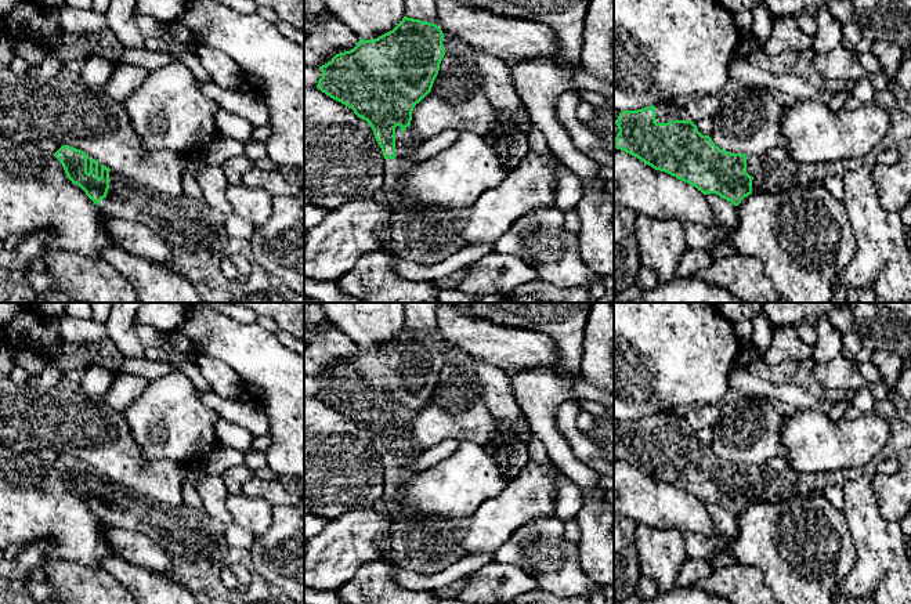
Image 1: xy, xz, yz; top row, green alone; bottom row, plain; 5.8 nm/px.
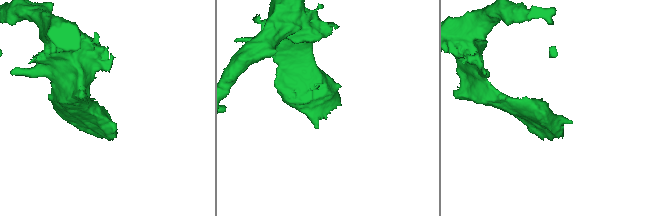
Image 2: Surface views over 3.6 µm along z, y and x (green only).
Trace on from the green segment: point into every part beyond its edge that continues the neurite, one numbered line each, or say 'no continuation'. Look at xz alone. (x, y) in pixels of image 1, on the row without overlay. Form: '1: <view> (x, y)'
1: xz (427, 546)

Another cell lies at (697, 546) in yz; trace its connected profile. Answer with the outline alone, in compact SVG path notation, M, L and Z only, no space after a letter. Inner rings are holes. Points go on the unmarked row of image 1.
M693 532L686 534L683 540L688 557L702 558L705 561L709 561L719 550L724 549L726 546L731 546L733 543L722 535L709 538Z

